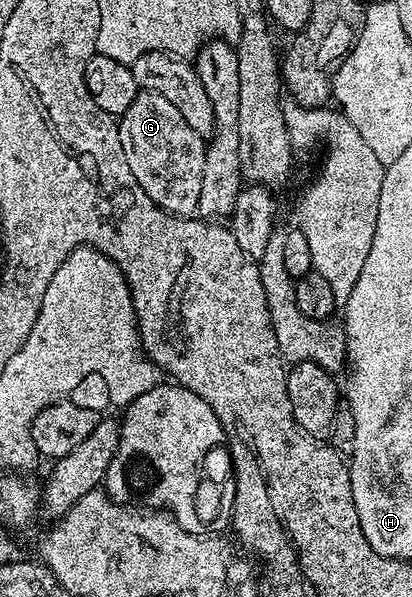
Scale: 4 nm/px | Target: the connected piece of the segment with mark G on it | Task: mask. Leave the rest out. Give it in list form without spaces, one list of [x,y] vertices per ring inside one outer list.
[[[144,90],[138,91],[135,102],[131,102],[129,109],[119,117],[117,129],[119,130],[119,138],[123,142],[123,154],[127,154],[127,166],[131,166],[131,174],[135,174],[135,182],[139,182],[139,186],[143,186],[147,198],[151,198],[151,202],[159,205],[164,212],[171,212],[174,216],[192,217],[197,212],[199,190],[203,186],[203,158],[205,157],[206,137],[200,136],[195,130],[191,130],[191,126],[187,126],[187,121],[183,118],[183,114],[179,114],[179,110],[175,110],[175,106],[171,106],[171,102],[167,102],[167,98],[163,98],[163,94]]]

